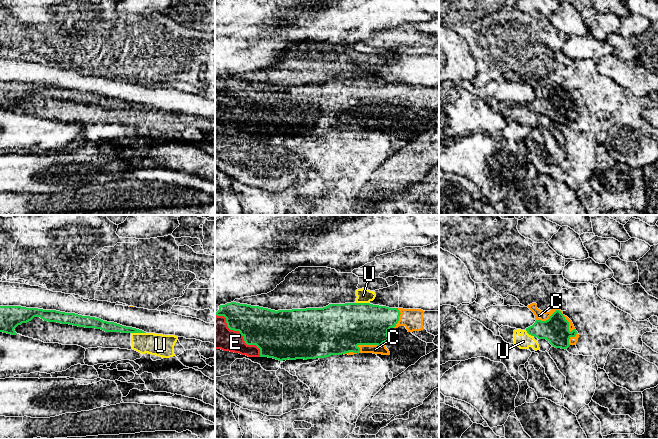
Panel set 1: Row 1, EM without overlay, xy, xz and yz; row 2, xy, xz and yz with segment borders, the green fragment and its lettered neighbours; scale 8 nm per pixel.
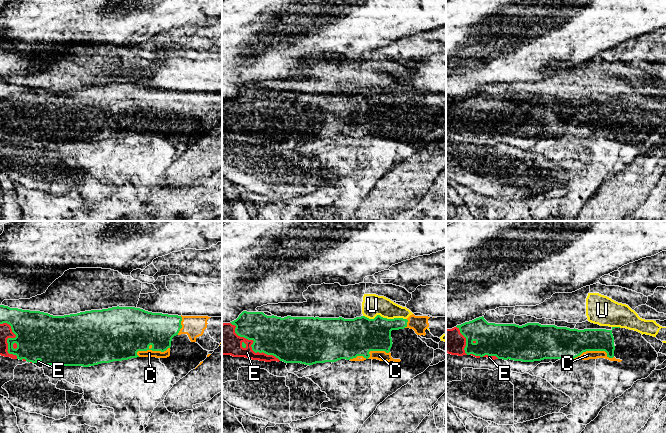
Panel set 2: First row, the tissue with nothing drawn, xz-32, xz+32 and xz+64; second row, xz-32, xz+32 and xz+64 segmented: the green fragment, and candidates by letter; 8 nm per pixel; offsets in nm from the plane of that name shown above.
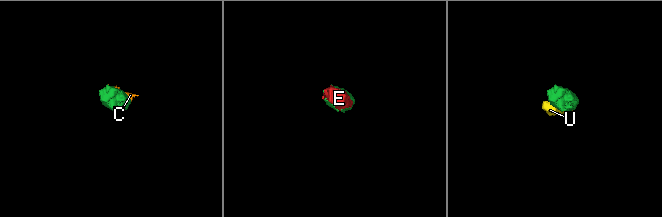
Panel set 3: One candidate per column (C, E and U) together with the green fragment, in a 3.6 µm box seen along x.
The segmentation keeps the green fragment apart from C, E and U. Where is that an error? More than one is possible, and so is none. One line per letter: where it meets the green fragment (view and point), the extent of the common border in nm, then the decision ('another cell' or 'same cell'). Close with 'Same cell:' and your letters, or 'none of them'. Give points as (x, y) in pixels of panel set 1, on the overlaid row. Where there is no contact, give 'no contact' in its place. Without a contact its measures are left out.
C: contact yz (560, 312); length 320 nm; same cell
E: contact xz (240, 333); length 500 nm; same cell
U: contact xy (138, 332); length 120 nm; another cell
Same cell: C, E

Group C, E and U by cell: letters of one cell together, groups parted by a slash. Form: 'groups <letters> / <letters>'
groups C E / U

